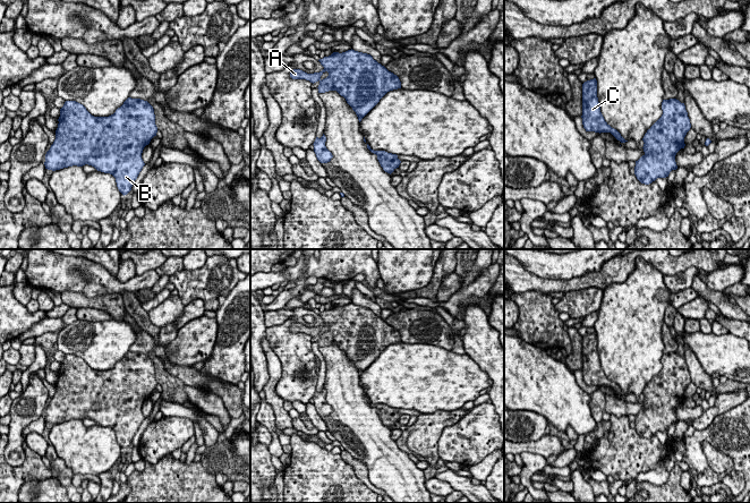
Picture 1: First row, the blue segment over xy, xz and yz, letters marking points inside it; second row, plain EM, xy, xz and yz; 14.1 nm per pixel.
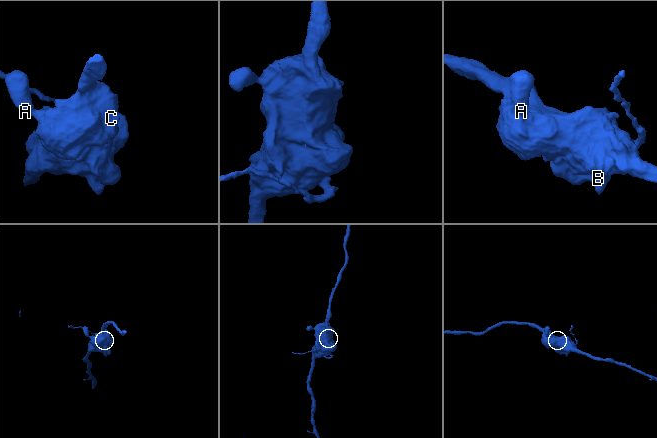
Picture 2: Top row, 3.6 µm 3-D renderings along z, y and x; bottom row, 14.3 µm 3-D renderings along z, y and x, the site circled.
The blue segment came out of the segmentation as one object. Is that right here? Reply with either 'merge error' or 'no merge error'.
no merge error

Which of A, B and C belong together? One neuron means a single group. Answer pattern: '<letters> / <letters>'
A B C

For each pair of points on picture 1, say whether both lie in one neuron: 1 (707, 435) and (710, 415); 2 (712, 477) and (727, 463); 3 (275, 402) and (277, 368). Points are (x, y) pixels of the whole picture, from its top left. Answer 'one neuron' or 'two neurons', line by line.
1: two neurons
2: two neurons
3: one neuron

